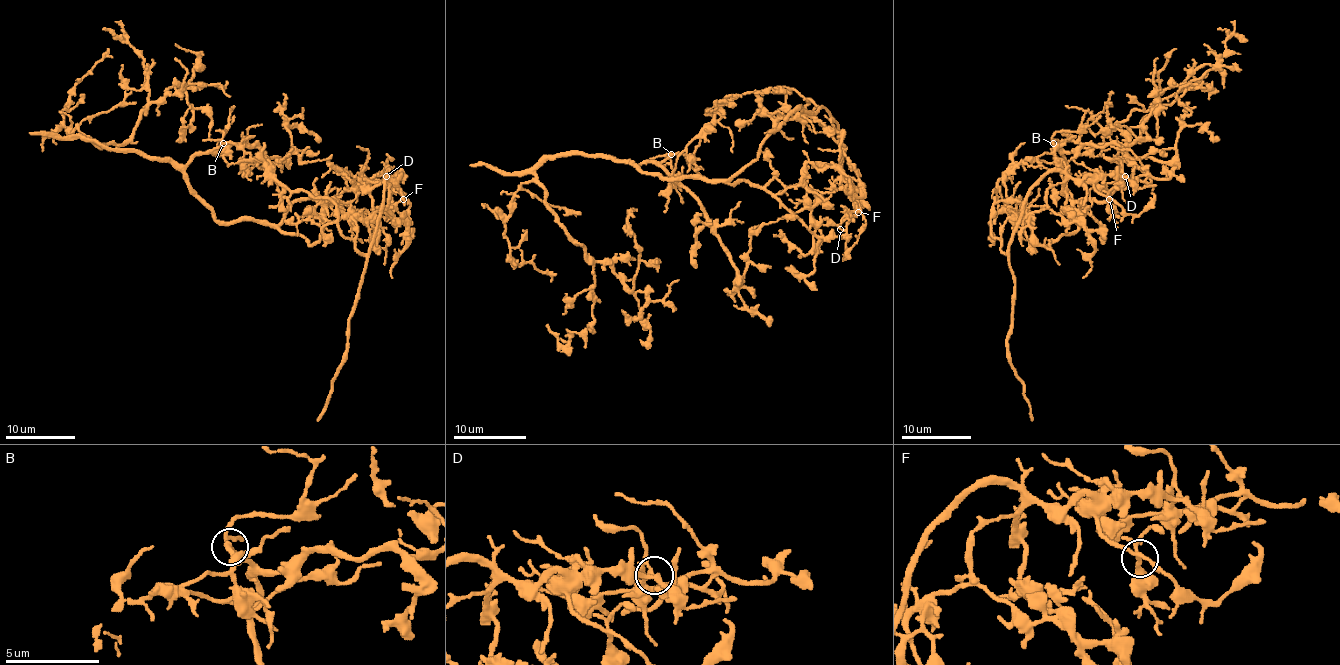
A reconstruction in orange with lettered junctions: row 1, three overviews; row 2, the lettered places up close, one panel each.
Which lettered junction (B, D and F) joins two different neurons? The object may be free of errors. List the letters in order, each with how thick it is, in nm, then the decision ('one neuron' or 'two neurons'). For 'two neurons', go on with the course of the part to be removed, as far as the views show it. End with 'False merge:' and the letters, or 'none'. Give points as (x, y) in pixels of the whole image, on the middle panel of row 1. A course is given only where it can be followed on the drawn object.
B: calibre 240 nm; one neuron
D: calibre 180 nm; two neurons; course (840, 228), (811, 216), (827, 192), (855, 192), (838, 126), (791, 88), (731, 94), (676, 161), (664, 212)
F: calibre 240 nm; one neuron
False merge: D

